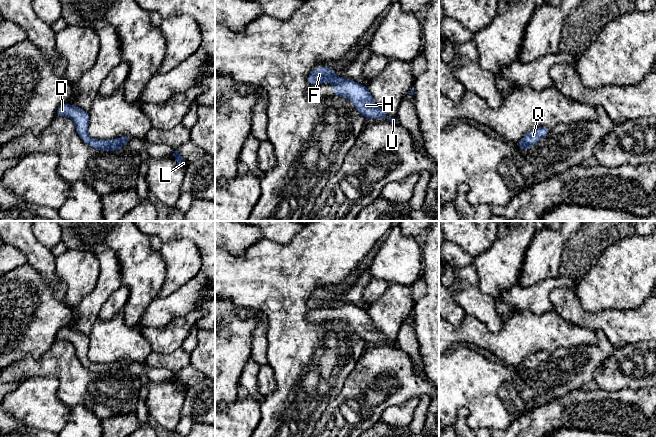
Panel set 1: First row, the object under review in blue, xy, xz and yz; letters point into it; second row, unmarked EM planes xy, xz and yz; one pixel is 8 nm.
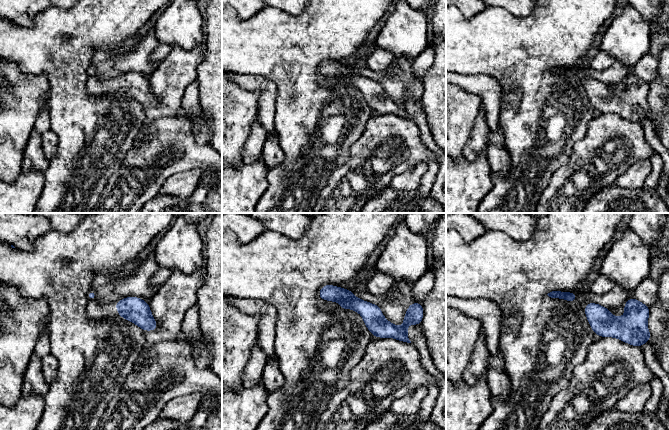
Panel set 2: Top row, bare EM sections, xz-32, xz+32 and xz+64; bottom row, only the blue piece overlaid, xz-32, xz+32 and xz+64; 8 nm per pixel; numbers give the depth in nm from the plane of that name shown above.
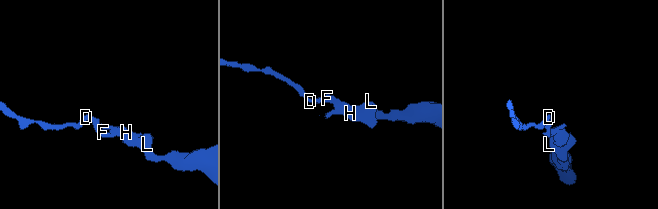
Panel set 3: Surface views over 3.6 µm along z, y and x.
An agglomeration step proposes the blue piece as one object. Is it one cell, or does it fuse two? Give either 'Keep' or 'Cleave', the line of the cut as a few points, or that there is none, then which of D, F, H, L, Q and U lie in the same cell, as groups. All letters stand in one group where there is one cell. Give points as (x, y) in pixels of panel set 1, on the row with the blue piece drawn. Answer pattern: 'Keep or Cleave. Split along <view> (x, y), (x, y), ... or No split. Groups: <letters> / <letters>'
Cleave. Split along xz (344, 79), (334, 84). Groups: D F / H L Q U

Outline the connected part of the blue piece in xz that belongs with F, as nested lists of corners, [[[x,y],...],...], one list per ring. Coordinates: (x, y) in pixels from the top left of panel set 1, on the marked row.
[[[319,67],[312,71],[307,77],[307,82],[311,85],[324,84],[327,81],[329,84],[338,84],[345,79],[334,75],[334,70],[331,67]]]

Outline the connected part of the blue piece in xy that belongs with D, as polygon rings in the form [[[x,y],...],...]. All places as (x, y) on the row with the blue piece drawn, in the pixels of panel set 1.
[[[68,103],[63,104],[57,109],[55,113],[55,117],[58,116],[68,116],[72,118],[75,123],[78,135],[86,144],[90,145],[96,150],[117,151],[123,148],[120,139],[110,139],[103,141],[92,139],[87,133],[89,125],[89,113],[78,107],[72,106]]]

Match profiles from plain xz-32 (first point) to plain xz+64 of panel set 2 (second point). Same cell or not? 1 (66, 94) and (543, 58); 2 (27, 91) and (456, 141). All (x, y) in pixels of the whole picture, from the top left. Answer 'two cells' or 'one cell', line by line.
1: one cell
2: one cell

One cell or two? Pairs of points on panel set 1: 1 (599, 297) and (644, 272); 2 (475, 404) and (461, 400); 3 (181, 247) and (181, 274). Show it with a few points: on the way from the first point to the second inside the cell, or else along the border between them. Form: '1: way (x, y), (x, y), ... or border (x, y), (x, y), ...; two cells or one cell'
1: way (610, 286), (628, 272), (633, 272); one cell
2: way (472, 401), (464, 400); one cell
3: way (181, 254), (181, 267); one cell

